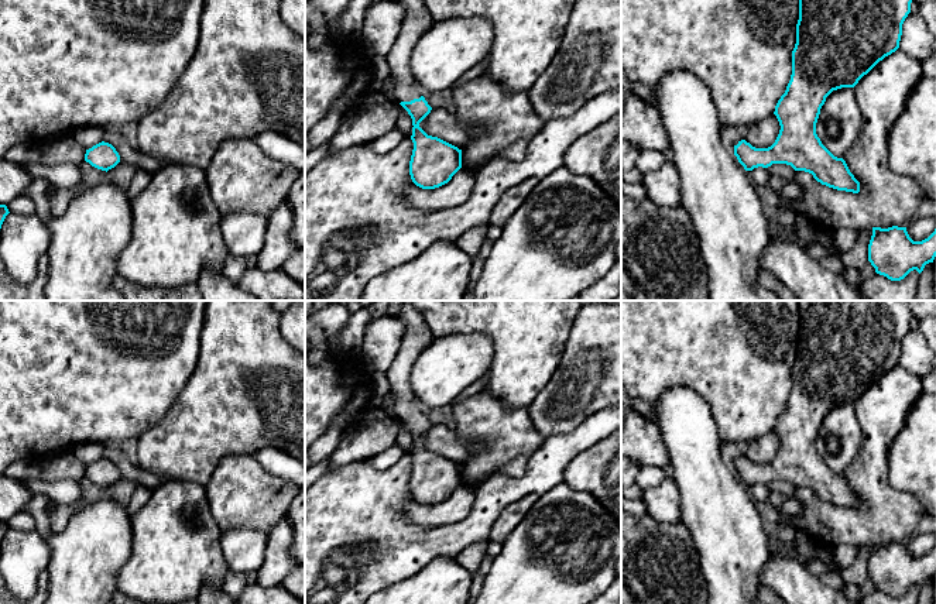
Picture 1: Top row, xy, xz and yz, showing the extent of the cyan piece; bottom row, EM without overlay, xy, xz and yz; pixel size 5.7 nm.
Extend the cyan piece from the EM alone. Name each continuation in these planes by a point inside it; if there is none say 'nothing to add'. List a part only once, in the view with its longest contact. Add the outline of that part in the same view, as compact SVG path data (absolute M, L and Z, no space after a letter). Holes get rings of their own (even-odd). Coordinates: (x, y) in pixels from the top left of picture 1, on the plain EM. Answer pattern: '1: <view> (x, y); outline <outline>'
1: xz (417, 336); outline M404 301L397 318L404 323L404 336L392 364L385 371L385 377L394 395L394 412L401 419L422 412L409 377L418 356L433 342L435 336L414 301Z

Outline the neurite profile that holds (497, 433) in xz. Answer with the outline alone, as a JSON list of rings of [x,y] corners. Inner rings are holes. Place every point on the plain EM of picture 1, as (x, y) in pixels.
[[[481,391],[452,405],[455,432],[467,442],[470,459],[462,464],[462,483],[469,485],[483,484],[501,466],[520,456],[532,456],[545,442],[535,429],[528,408],[512,408],[494,395]]]

